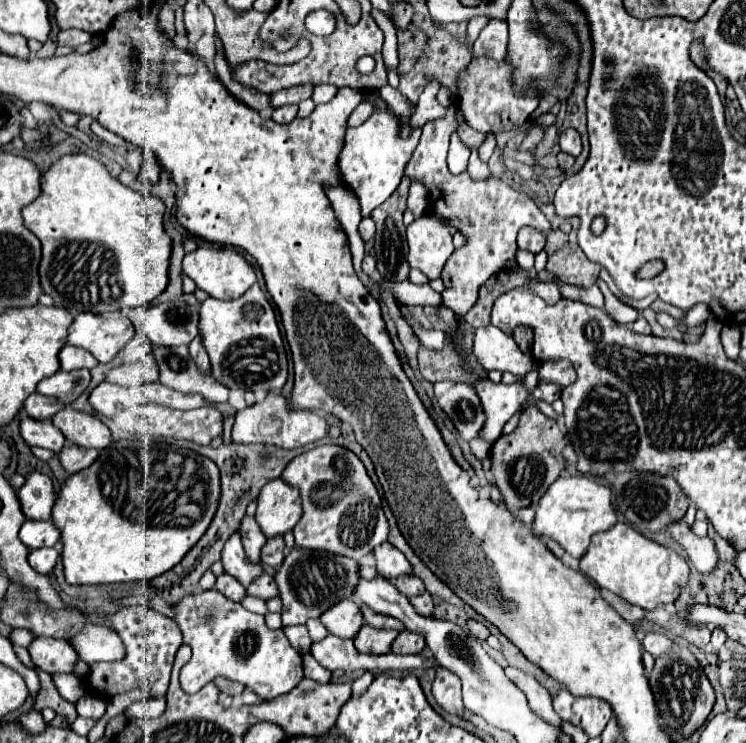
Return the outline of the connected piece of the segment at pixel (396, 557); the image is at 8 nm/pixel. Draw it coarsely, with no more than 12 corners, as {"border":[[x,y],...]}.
{"border":[[389,542],[375,548],[379,576],[411,574],[411,564]]}

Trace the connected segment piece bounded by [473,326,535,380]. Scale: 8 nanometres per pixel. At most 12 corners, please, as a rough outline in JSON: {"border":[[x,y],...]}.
{"border":[[495,326],[475,330],[473,354],[485,370],[521,380],[535,368]]}

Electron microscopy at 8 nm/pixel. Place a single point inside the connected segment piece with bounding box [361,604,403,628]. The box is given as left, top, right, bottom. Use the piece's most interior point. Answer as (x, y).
(373, 619)

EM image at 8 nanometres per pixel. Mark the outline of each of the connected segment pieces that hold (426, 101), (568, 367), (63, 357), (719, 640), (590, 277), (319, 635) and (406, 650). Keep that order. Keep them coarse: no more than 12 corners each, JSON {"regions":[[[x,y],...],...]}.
{"regions":[[[431,82],[415,104],[413,128],[443,118],[445,108],[437,102],[441,86]],[[569,360],[539,364],[539,380],[569,386],[575,368]],[[69,346],[59,352],[65,372],[97,366],[87,350]],[[721,628],[711,632],[707,652],[719,652],[725,644],[727,634]],[[565,244],[547,262],[549,274],[579,288],[593,286],[601,266]],[[309,620],[309,636],[313,642],[329,634],[321,620]],[[403,630],[391,652],[419,654],[425,646],[421,634]]]}

